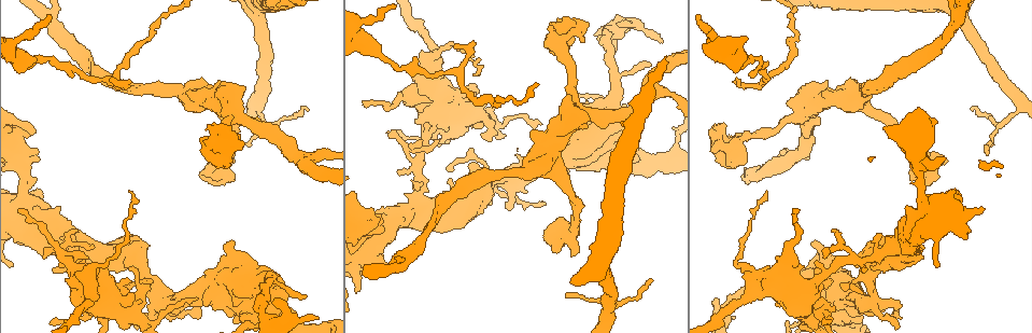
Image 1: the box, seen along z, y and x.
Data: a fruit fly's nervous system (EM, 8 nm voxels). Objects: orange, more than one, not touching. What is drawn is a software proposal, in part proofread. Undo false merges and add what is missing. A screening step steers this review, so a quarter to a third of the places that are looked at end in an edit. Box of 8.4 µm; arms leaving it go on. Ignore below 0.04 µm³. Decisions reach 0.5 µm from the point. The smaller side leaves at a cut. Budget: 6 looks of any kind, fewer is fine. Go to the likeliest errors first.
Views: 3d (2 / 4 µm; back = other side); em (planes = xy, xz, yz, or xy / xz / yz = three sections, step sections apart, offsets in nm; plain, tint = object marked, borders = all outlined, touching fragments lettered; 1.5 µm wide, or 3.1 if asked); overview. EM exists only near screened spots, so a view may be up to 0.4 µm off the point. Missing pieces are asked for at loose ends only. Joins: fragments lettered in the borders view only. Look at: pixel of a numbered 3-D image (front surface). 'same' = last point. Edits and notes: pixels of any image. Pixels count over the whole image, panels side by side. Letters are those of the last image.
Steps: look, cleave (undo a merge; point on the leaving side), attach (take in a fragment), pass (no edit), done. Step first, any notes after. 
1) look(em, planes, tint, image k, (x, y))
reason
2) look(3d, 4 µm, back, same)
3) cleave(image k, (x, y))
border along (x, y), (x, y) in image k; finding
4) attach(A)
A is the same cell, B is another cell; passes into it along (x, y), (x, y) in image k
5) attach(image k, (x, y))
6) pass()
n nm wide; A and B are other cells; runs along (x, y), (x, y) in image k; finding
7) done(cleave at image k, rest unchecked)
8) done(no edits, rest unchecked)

look(em, planes, borders, image 1, (824, 312))
calibre changes

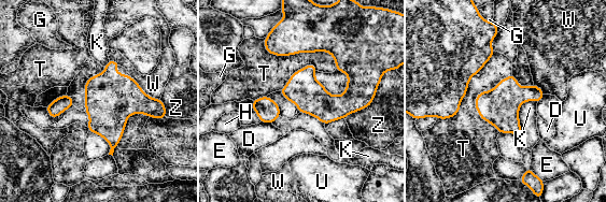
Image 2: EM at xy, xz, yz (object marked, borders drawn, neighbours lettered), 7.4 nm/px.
pass()
T touches over 600 nm; D, E, G, H, K, T, U, W and Z are other cells; runs along (298, 37), (329, 46), (366, 103) in image 2; one neuron here

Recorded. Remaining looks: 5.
look(3d, 4 µm, back, image 1, (112, 78))
thin end

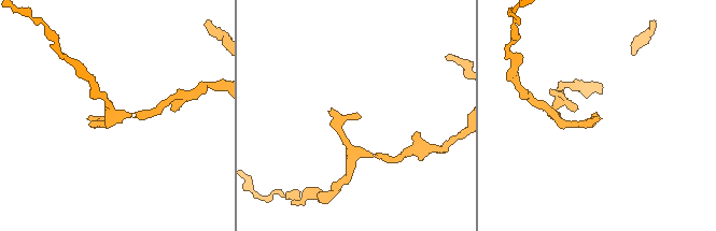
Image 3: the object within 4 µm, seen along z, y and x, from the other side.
look(em, xz, step 8, borders, image 3, (356, 115))
now the EM

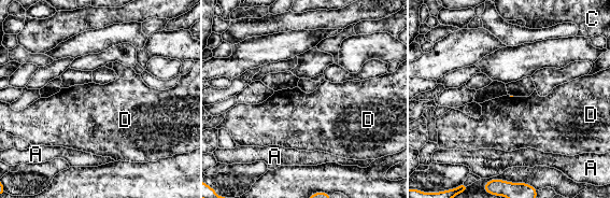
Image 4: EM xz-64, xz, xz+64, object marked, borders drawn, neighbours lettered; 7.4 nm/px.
look(em, planes, borders, same)

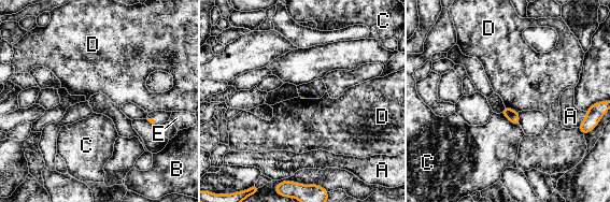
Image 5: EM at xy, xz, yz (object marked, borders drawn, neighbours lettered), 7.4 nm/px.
pass()
A, B, C, D and E are other cells; border along (501, 113), (512, 123), (519, 125) in image 5; no lettered fragment goes on from it

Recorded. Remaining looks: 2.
look(em, yz, step 4, borders, image 1, (947, 160))
an open end

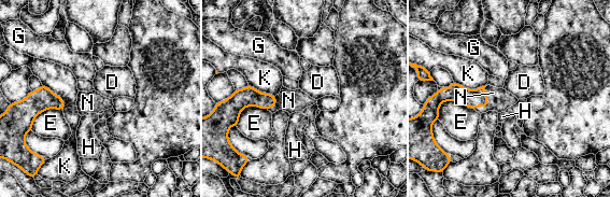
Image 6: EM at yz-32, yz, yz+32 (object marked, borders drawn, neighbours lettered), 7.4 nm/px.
attach(N)
E touches over 280 nm; N is the same cell, D, E, G, H and K are other cells; passes into it along (471, 98), (488, 102), (499, 99) in image 6; it goes on there

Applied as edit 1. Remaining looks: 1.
done(attach at image 6, rest unchecked)

